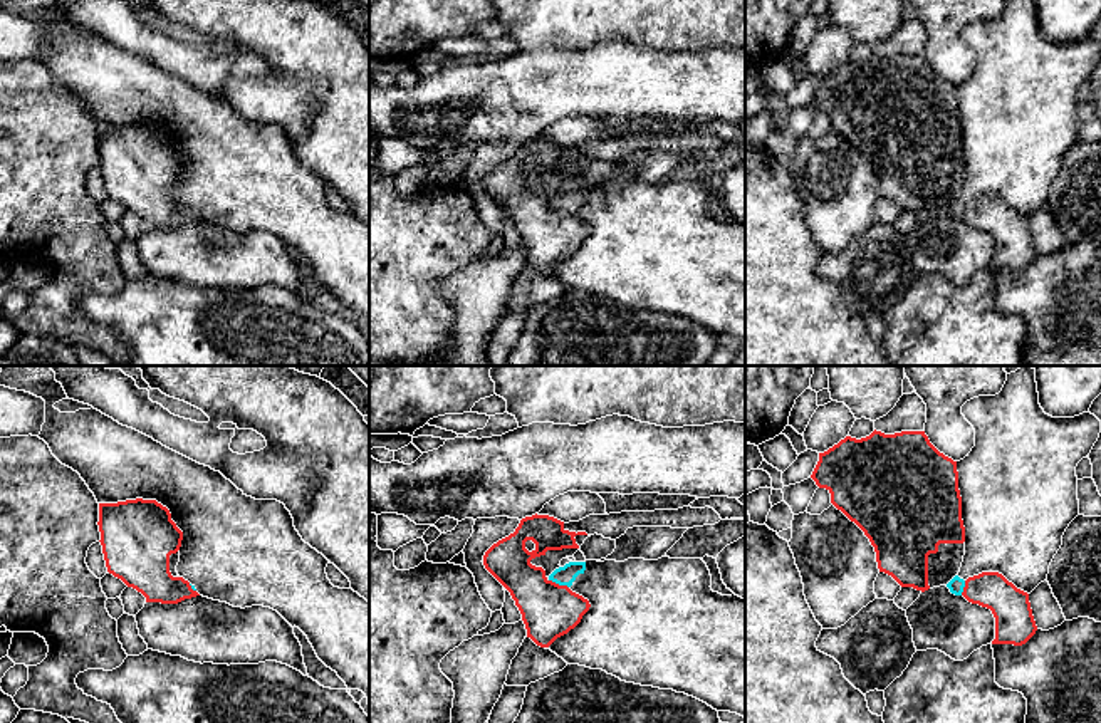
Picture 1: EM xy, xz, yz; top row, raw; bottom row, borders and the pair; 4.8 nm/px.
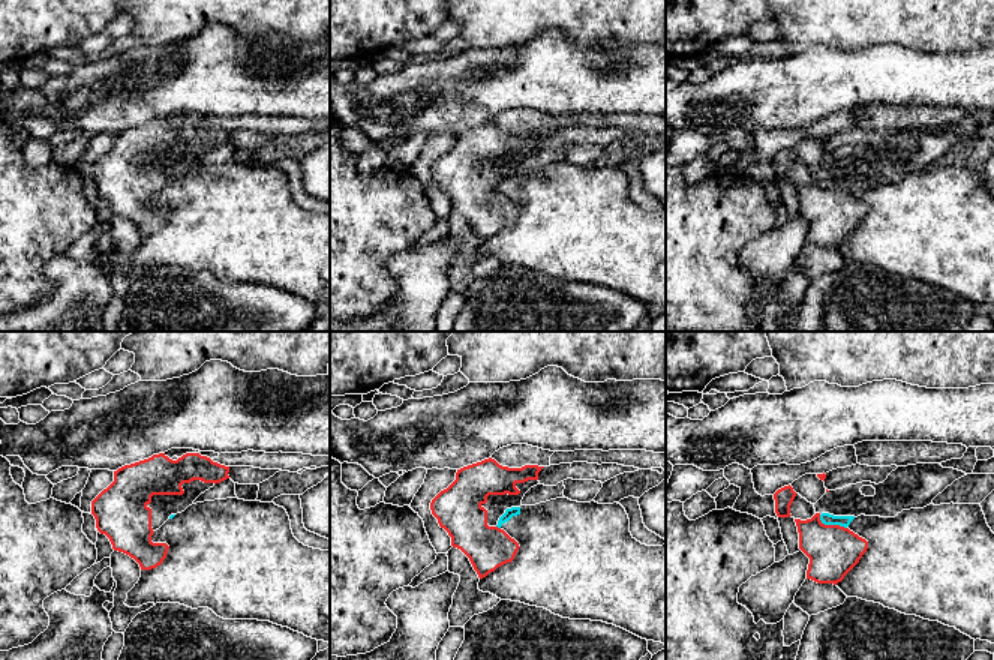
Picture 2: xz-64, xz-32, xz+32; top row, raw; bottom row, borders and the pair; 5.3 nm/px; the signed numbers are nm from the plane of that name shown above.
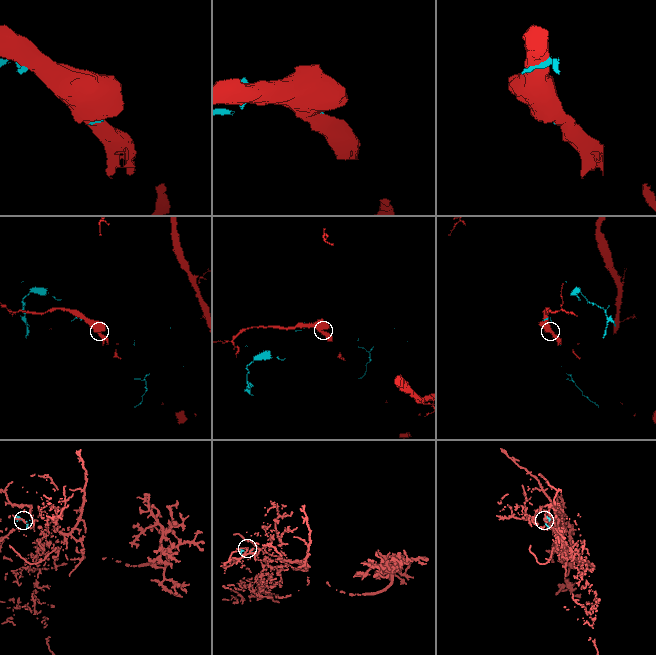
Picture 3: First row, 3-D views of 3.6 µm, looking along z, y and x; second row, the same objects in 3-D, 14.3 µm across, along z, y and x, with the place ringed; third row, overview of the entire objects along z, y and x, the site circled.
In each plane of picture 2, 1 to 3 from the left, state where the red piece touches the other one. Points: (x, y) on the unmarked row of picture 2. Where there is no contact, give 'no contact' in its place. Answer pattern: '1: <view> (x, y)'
1: no contact
2: xz-32 (498, 191)
3: xz+32 (831, 188)

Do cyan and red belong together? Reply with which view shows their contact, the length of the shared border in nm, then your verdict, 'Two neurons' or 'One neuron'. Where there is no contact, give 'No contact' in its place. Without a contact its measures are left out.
Touches cyan in xz. Shared border 100 nm. Two neurons

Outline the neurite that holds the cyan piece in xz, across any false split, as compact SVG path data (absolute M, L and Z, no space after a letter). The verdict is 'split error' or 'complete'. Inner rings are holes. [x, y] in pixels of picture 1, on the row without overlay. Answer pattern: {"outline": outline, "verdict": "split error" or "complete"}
{"outline": "M702 183L569 186L549 205L589 225L581 247L549 272L567 289L603 294L626 307L673 314L745 342L745 223L712 215Z", "verdict": "split error"}

